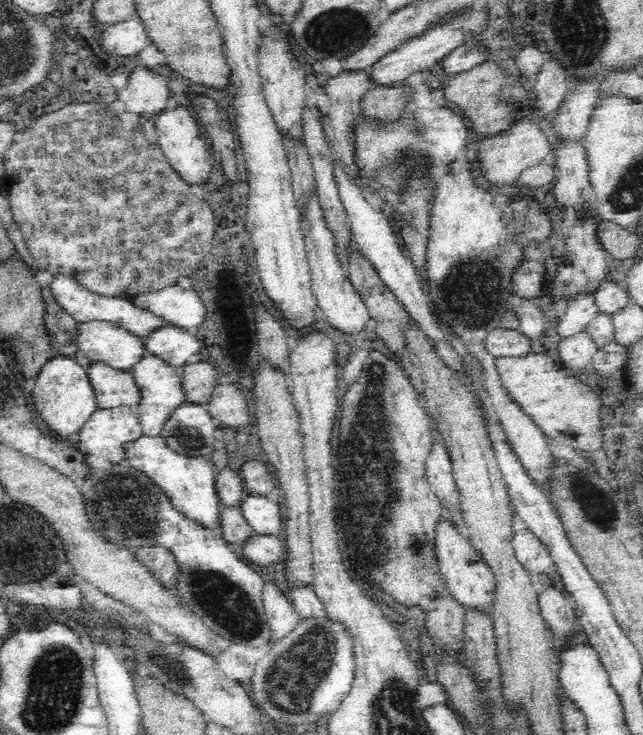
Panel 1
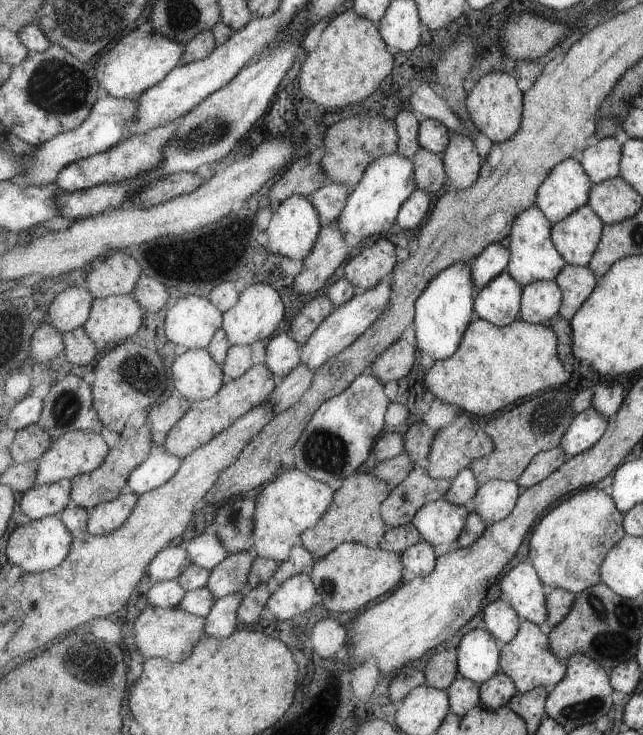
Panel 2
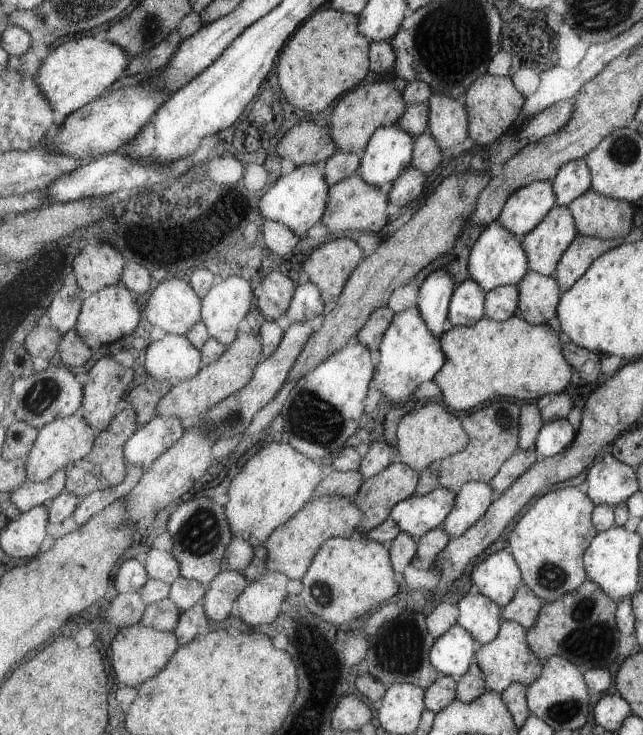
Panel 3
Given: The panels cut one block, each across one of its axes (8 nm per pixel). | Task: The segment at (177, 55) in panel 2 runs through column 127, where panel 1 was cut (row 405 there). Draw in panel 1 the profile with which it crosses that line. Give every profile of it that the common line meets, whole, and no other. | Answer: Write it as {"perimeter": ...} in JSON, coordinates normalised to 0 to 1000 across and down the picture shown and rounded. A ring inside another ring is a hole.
{"perimeter":[[[87,482],[65,498],[54,513],[47,544],[78,588],[96,596],[117,596],[117,590],[145,566],[145,561],[154,556],[135,503],[121,495],[115,484],[101,482]]]}

